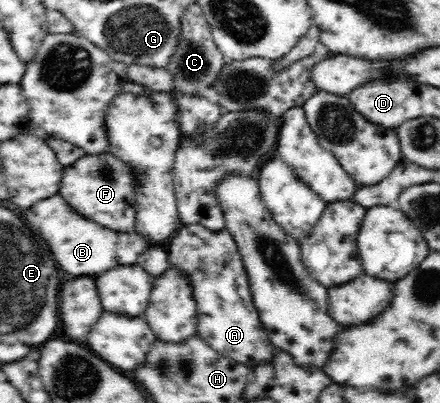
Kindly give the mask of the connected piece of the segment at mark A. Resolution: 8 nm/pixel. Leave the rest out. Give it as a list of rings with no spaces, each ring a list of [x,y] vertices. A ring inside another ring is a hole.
[[[200,224],[182,225],[172,237],[168,264],[188,278],[198,310],[199,336],[218,353],[250,367],[272,359],[275,345],[256,317],[248,278],[237,244],[228,230],[212,231]]]

